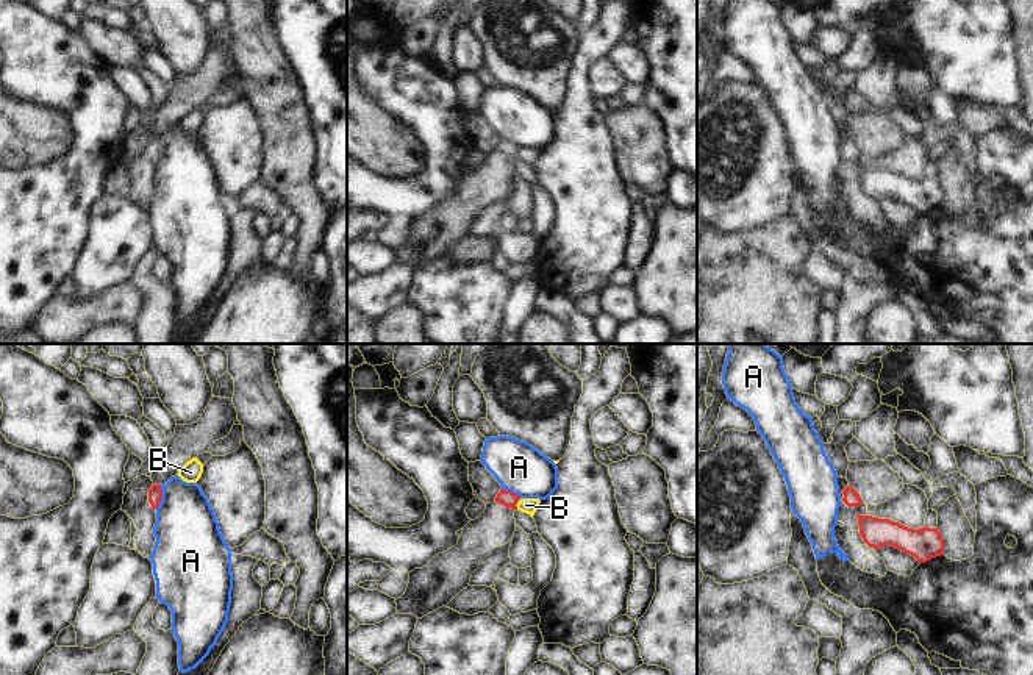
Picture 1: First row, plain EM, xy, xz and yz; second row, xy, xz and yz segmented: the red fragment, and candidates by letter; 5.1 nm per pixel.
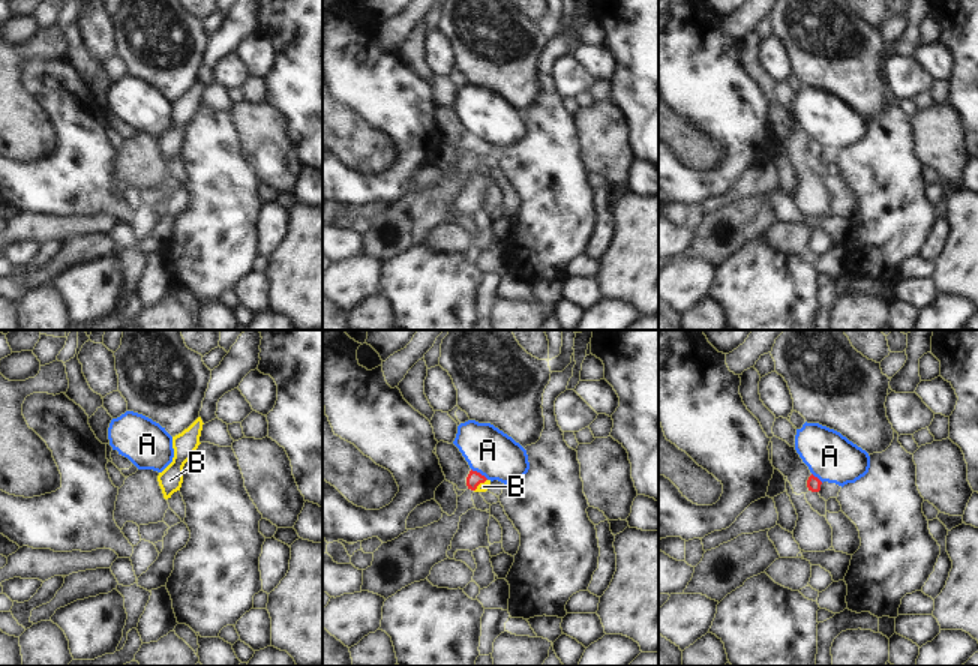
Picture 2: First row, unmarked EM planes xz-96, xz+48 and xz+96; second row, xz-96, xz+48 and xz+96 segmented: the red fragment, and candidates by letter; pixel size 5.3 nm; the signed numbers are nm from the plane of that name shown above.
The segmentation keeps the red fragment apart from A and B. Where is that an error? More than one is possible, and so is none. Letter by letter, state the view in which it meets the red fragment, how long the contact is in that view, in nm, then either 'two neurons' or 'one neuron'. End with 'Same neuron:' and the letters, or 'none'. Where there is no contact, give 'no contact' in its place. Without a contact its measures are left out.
A: contact in xy; length 130 nm; two neurons
B: contact in xz; length 60 nm; one neuron
Same neuron: B

